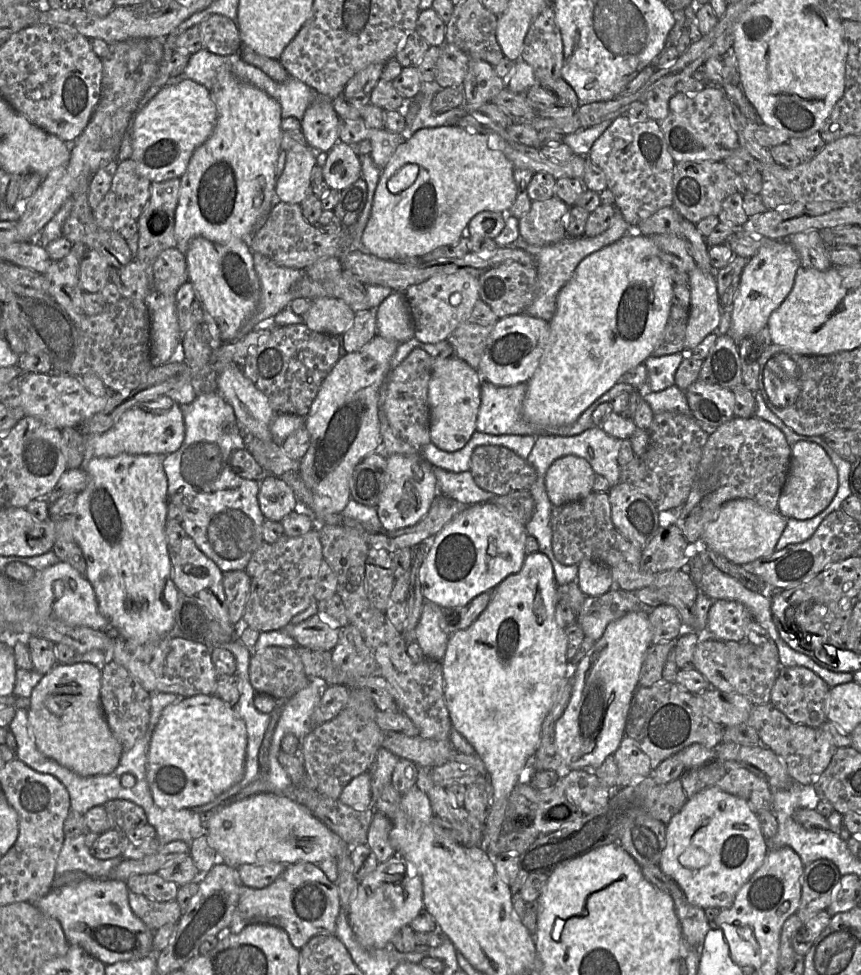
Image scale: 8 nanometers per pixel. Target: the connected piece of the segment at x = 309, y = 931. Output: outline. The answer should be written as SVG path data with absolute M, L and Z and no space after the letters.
M296 863L287 866L282 875L266 888L253 889L243 885L227 932L238 934L252 924L276 926L285 930L292 945L300 950L315 936L336 935L336 920L340 910L341 903L336 883L331 882L317 864Z

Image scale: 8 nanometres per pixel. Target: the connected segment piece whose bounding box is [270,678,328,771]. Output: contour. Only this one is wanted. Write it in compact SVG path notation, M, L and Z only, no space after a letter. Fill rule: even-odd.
M309 678L308 687L298 692L283 706L276 723L272 739L270 759L272 766L281 769L278 754L281 750L281 741L287 734L296 736L300 742L313 730L310 717L320 702L326 683L319 678Z

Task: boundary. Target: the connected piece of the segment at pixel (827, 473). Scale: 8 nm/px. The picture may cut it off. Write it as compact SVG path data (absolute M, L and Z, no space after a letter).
M798 441L791 446L791 463L778 501L778 512L787 519L807 520L821 513L838 489L838 473L826 451L817 443Z

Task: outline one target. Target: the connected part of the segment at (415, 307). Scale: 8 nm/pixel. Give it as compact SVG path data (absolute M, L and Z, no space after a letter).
M458 273L434 275L420 284L409 286L404 294L414 322L414 338L430 344L447 339L469 317L480 299L478 278Z

